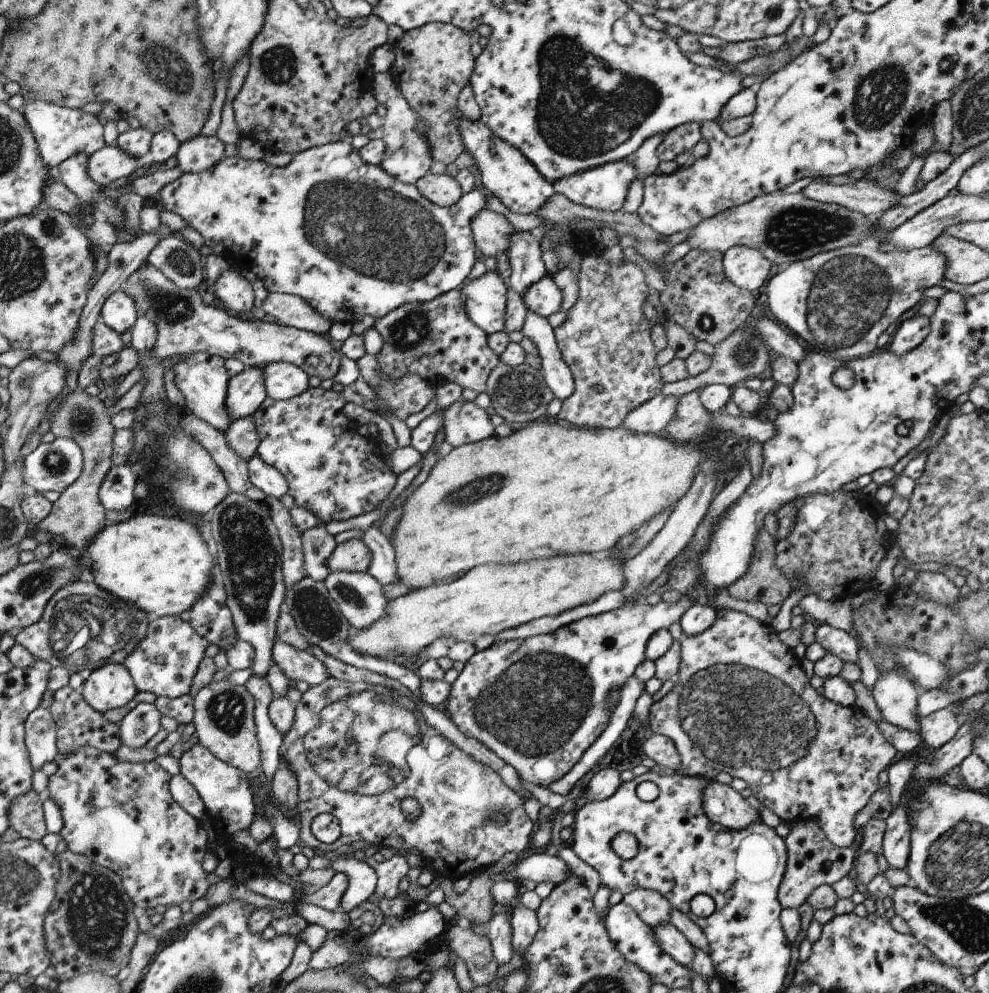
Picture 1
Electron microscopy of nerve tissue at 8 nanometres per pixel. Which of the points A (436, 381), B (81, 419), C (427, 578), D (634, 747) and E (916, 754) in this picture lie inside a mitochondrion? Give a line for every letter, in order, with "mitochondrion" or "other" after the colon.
A: other
B: mitochondrion
C: other
D: other
E: other

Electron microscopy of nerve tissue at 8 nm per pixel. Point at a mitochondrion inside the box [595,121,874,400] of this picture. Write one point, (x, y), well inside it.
(795, 229)

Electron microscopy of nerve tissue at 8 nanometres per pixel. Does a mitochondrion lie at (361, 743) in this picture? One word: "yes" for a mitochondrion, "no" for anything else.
yes

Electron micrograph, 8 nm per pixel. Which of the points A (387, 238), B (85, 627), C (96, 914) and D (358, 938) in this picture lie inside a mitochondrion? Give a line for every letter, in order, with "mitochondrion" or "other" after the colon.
A: mitochondrion
B: mitochondrion
C: mitochondrion
D: other

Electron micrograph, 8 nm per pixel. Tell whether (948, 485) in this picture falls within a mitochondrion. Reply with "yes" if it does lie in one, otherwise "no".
yes

